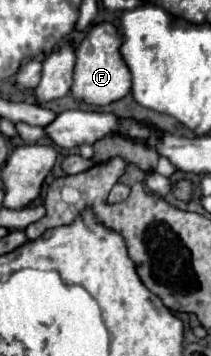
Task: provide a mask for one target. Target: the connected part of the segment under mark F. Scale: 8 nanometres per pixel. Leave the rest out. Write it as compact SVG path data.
M102 22L88 30L86 38L76 48L76 66L74 66L74 84L72 96L78 102L94 104L94 106L108 106L130 92L132 78L128 74L128 66L120 58L120 34L114 24Z

